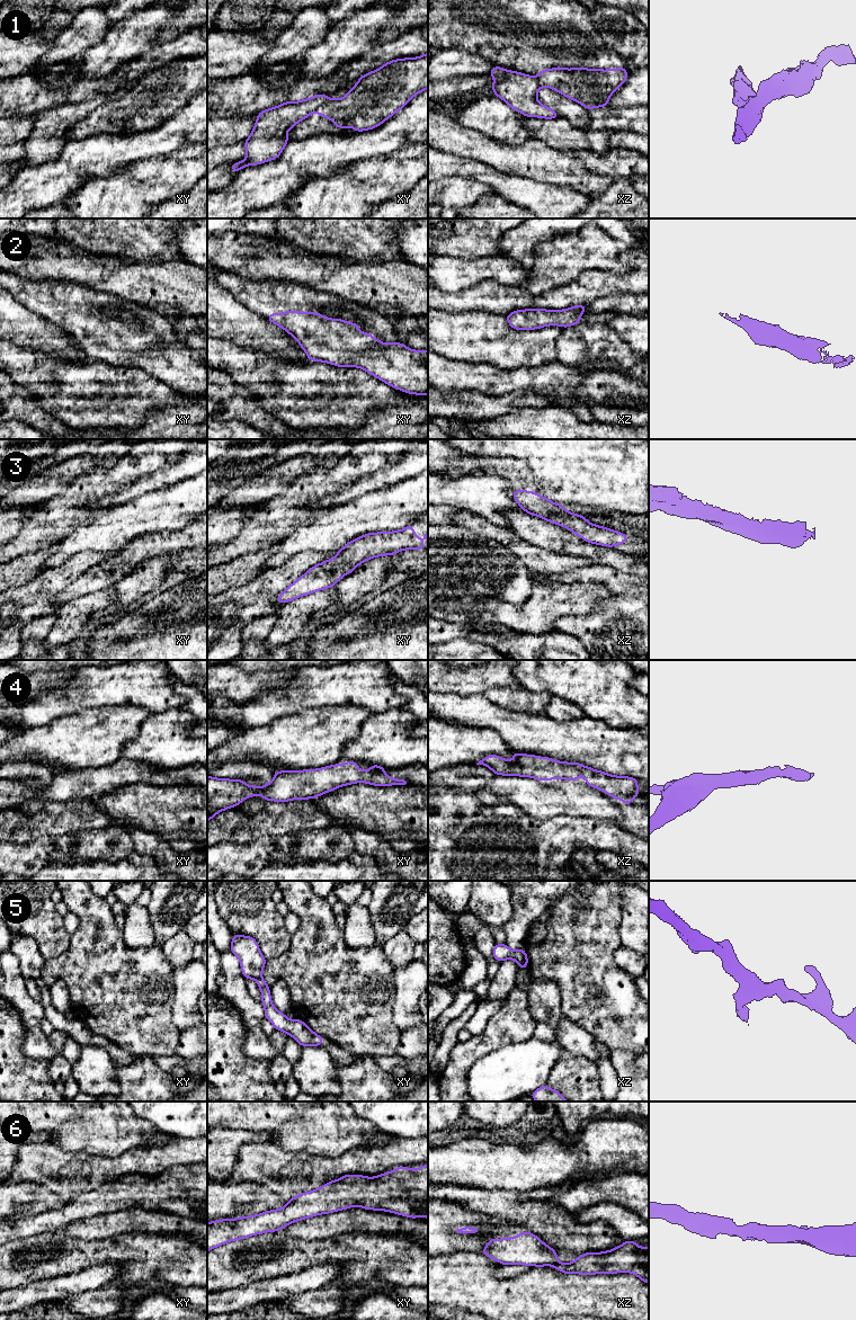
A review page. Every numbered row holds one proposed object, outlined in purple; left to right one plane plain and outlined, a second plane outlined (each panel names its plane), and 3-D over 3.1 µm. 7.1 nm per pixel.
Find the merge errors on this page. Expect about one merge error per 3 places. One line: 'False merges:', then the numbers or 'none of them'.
False merges: 1

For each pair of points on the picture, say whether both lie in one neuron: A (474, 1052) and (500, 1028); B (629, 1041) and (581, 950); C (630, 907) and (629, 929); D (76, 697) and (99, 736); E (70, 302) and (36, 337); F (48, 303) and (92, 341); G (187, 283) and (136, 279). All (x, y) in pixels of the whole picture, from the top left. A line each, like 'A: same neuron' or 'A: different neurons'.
A: same neuron
B: same neuron
C: same neuron
D: different neurons
E: different neurons
F: same neuron
G: same neuron

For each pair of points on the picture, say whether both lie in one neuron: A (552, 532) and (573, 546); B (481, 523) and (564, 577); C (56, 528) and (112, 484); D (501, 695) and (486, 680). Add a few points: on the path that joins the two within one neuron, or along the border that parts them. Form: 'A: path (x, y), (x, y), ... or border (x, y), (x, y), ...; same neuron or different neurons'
A: path (558, 537), (568, 543); same neuron
B: border (585, 567), (576, 567), (550, 574), (533, 571); different neurons
C: path (63, 513), (86, 490), (96, 484); same neuron
D: border (518, 688), (492, 687), (482, 693); different neurons

